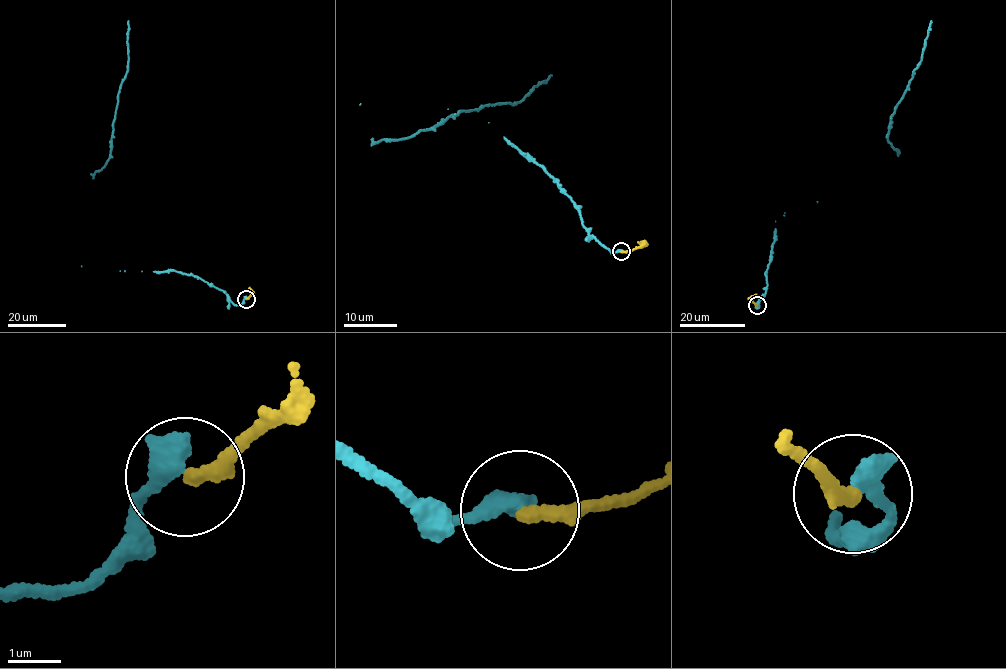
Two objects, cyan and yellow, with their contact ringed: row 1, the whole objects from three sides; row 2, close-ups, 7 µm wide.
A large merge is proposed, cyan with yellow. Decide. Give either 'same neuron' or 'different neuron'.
different neuron

